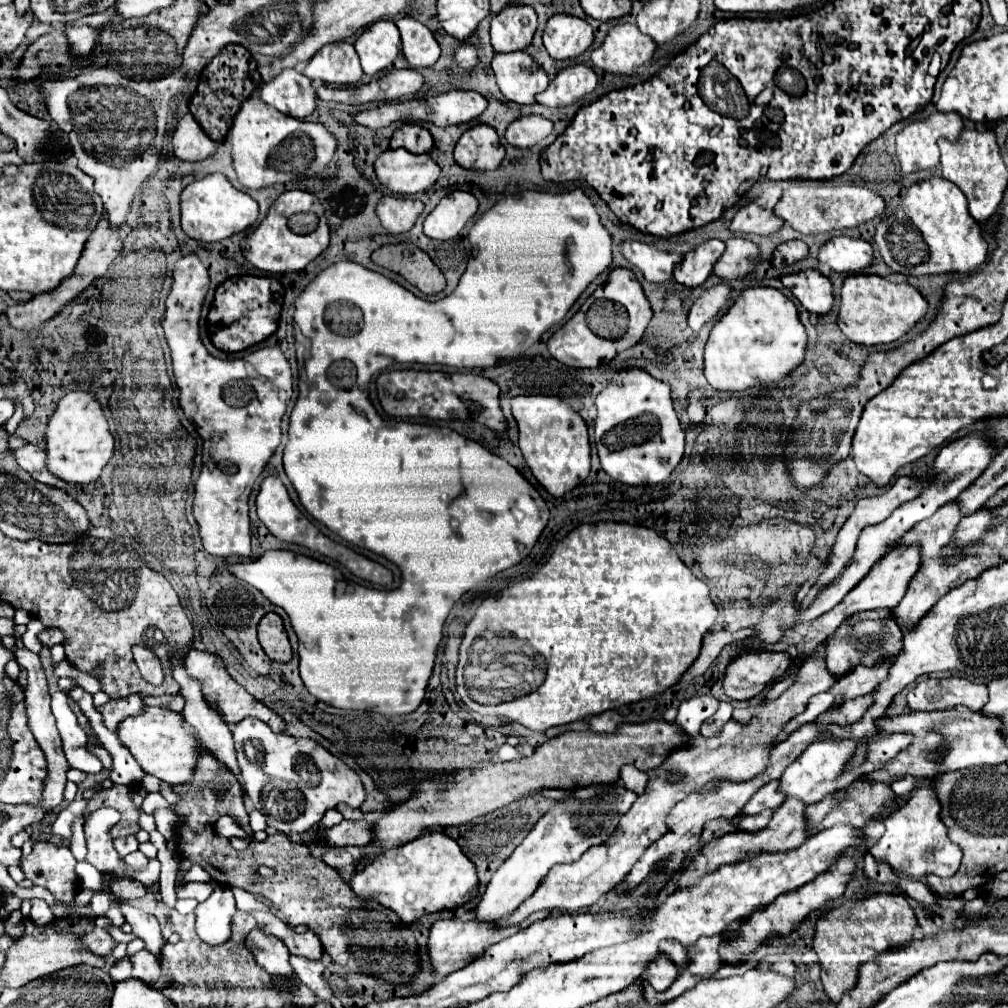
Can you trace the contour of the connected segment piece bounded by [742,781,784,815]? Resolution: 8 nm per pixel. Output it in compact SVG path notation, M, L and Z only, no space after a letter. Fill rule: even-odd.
M770 781L770 783L764 785L762 789L758 789L758 791L752 795L752 799L744 805L742 813L756 815L756 813L760 813L762 809L776 809L778 805L782 805L784 799L780 797L780 793L776 793L776 785L778 785L778 781ZM770 787L774 789L774 793L770 793Z

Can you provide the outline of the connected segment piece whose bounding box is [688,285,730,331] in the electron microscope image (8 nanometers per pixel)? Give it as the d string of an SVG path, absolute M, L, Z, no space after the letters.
M716 285L716 287L704 291L690 309L690 315L688 315L690 329L700 331L708 321L712 321L720 313L720 309L726 305L728 299L730 299L728 285Z

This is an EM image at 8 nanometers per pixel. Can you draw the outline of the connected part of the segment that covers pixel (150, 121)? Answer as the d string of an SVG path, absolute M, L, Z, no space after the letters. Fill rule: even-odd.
M184 65L176 73L154 81L134 81L116 69L96 67L78 77L46 79L36 85L52 121L72 137L72 153L78 159L78 167L94 179L94 189L104 201L104 211L112 227L124 223L142 183L158 167L170 101L182 93L184 79Z

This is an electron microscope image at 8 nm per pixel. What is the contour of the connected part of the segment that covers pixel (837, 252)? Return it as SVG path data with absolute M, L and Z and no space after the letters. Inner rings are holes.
M836 237L820 249L818 259L836 273L854 275L864 273L874 263L874 249L868 241L862 239Z

